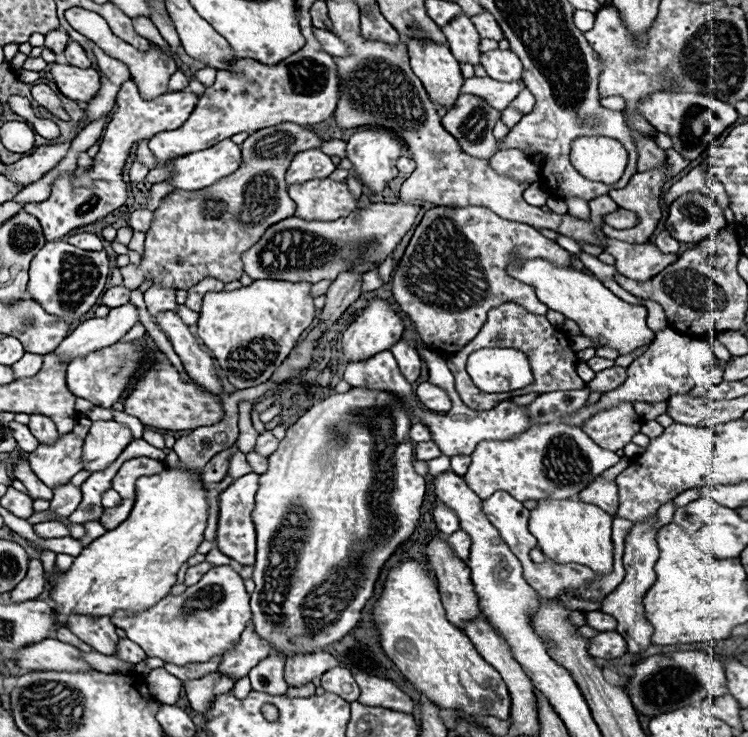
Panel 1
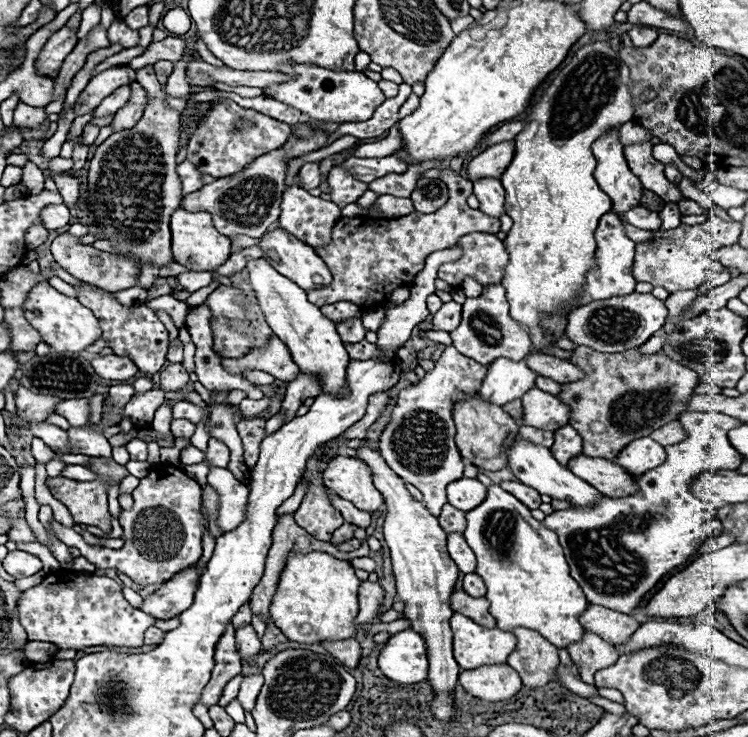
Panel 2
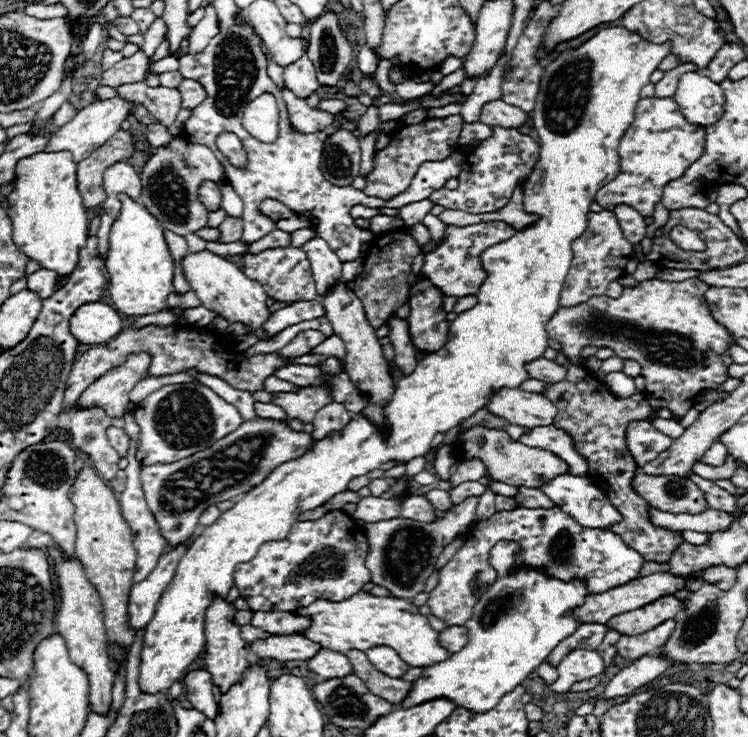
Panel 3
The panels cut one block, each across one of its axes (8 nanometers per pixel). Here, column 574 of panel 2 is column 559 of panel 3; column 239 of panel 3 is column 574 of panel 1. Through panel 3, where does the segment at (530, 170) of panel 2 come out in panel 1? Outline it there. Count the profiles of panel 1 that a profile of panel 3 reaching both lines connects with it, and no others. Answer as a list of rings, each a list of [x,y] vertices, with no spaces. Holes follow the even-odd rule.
[[[542,500],[530,516],[530,532],[548,560],[556,564],[582,564],[596,574],[608,574],[612,570],[614,542],[610,526],[612,518],[606,512],[580,500]]]

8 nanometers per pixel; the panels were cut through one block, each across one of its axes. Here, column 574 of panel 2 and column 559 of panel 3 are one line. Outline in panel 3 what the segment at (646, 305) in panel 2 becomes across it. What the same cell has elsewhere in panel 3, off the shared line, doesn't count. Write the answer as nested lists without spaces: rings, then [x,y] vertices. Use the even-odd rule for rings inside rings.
[[[656,278],[644,280],[644,282],[640,282],[636,288],[624,288],[624,292],[622,292],[620,298],[592,296],[592,298],[586,300],[584,304],[578,304],[578,306],[572,306],[572,308],[560,308],[560,310],[556,312],[556,316],[552,316],[552,320],[548,322],[548,336],[554,338],[556,342],[560,342],[560,344],[562,344],[562,350],[568,352],[568,356],[576,356],[576,358],[578,358],[578,356],[580,356],[580,350],[582,350],[584,346],[596,346],[596,348],[612,348],[614,354],[616,354],[618,358],[622,358],[622,360],[636,360],[636,362],[642,366],[642,376],[644,376],[644,380],[646,380],[646,392],[650,394],[650,396],[646,396],[646,398],[648,398],[648,402],[650,402],[652,408],[654,408],[654,412],[652,412],[650,416],[656,416],[656,410],[658,410],[658,408],[668,408],[668,410],[672,410],[676,416],[684,416],[684,414],[694,406],[696,396],[698,396],[702,390],[716,388],[716,386],[720,386],[720,384],[728,378],[726,368],[732,364],[732,358],[730,358],[730,352],[728,352],[728,346],[730,346],[732,338],[728,336],[728,332],[726,332],[724,326],[720,326],[720,324],[716,324],[716,322],[712,320],[712,316],[710,316],[710,312],[708,312],[708,306],[702,304],[702,296],[704,296],[706,290],[708,290],[708,286],[706,286],[704,282],[700,282],[700,280],[696,280],[696,278],[690,278],[690,280],[684,280],[684,282],[666,282],[666,280],[656,280]]]

